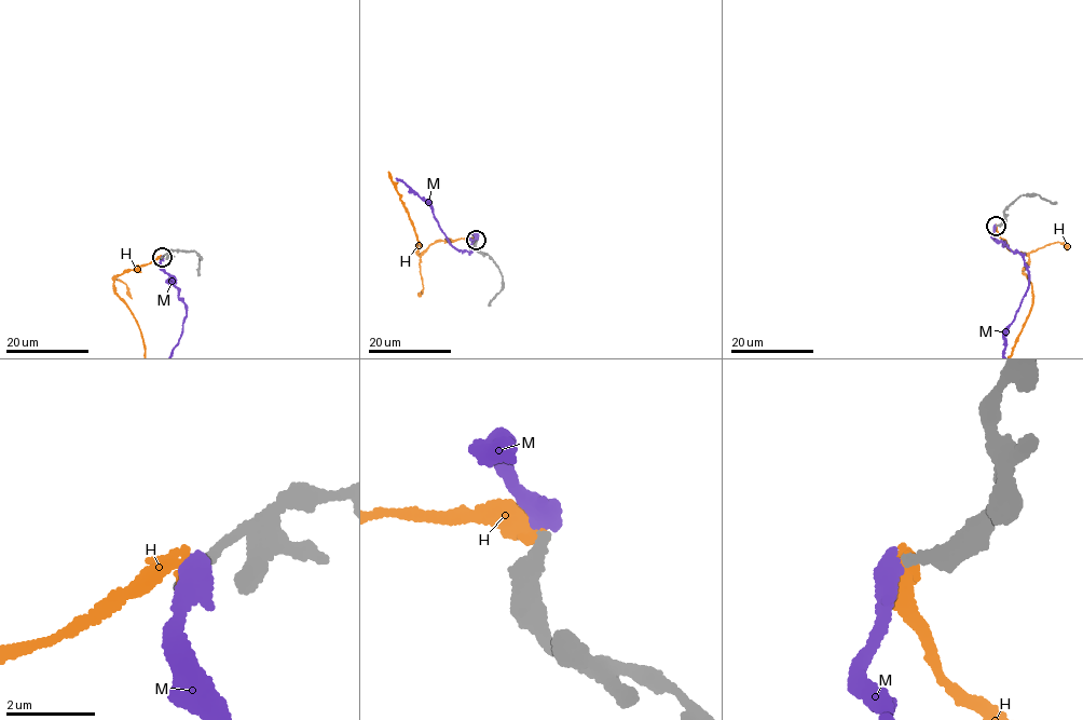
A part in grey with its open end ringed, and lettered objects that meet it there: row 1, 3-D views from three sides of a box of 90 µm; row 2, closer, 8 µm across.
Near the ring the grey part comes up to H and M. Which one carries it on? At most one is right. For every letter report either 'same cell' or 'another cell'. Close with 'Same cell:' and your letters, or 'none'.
H: another cell
M: same cell
Same cell: M

